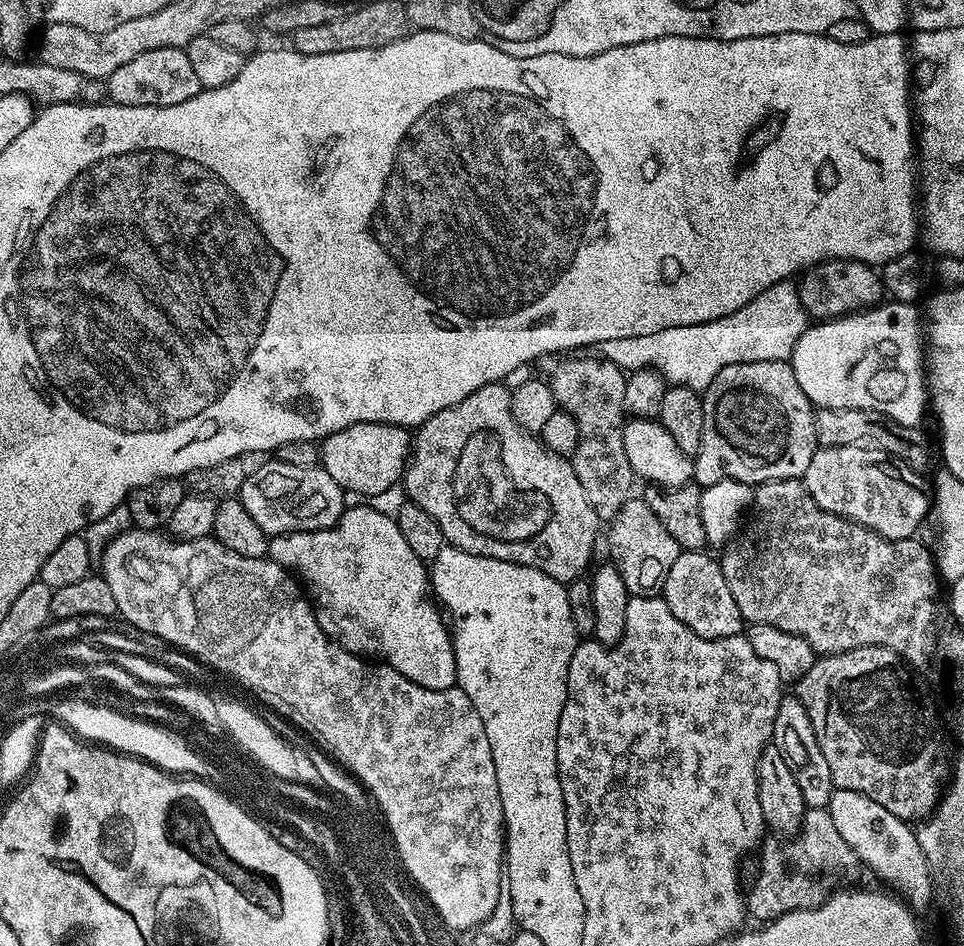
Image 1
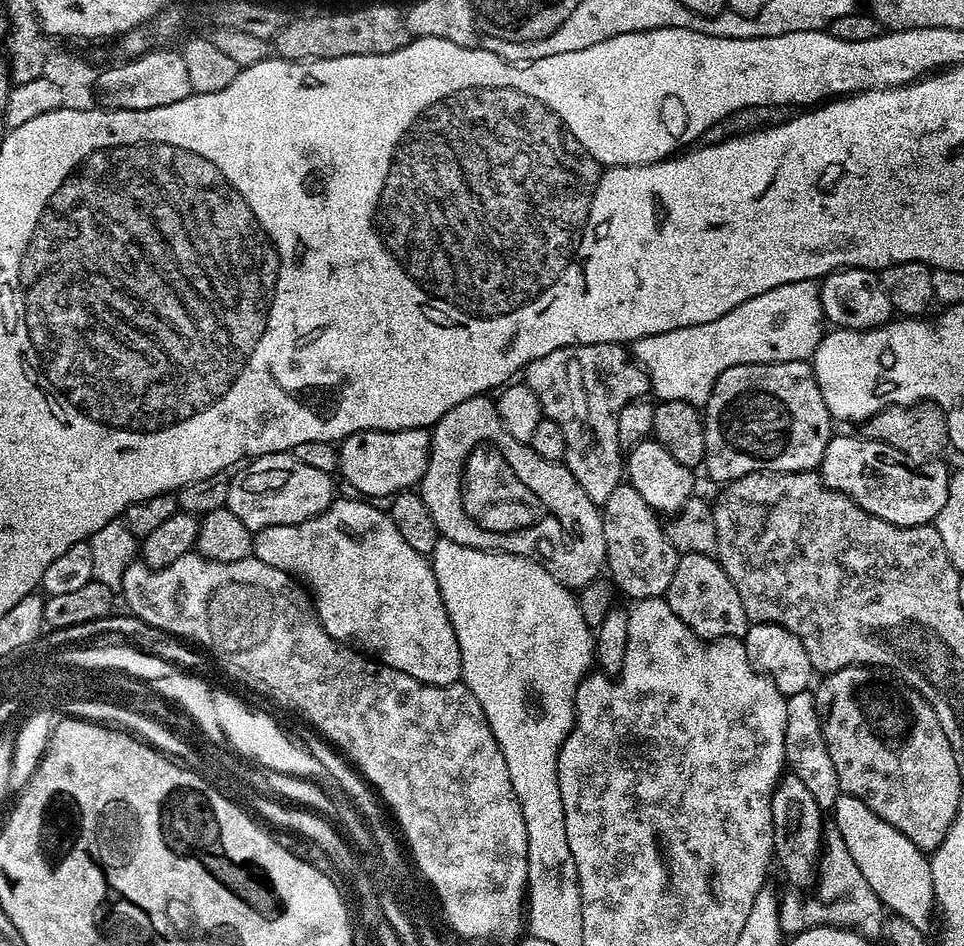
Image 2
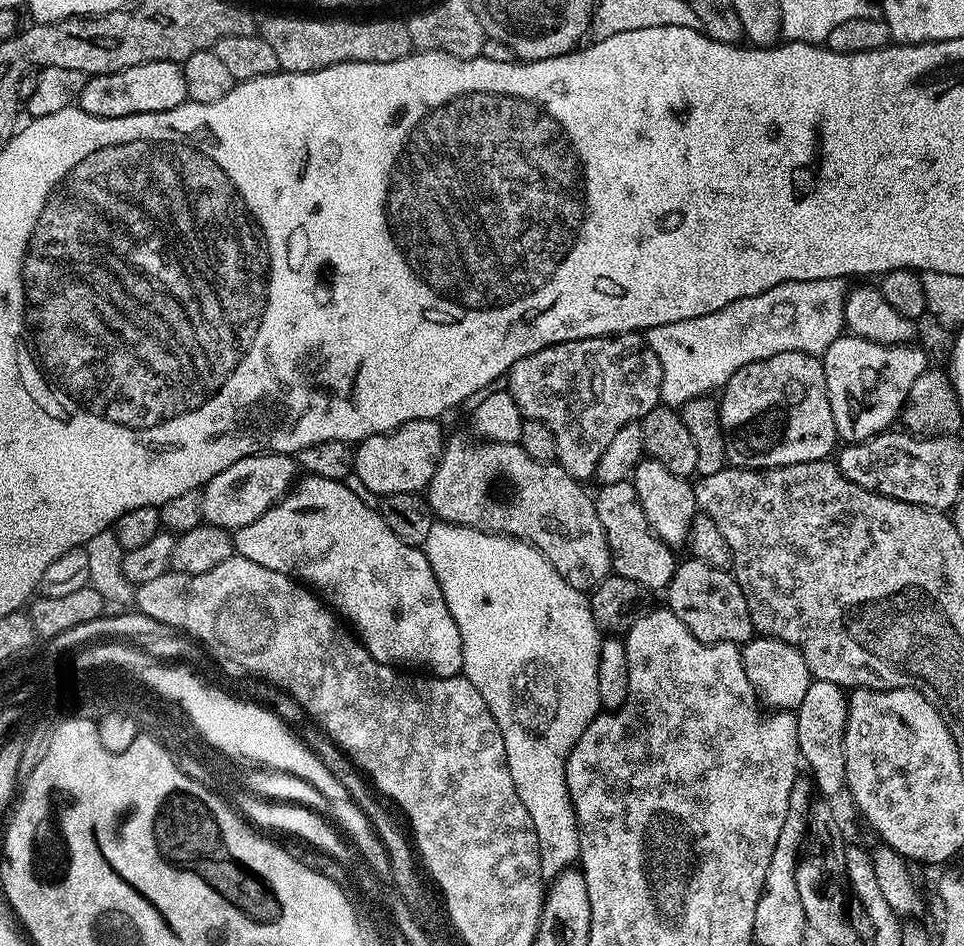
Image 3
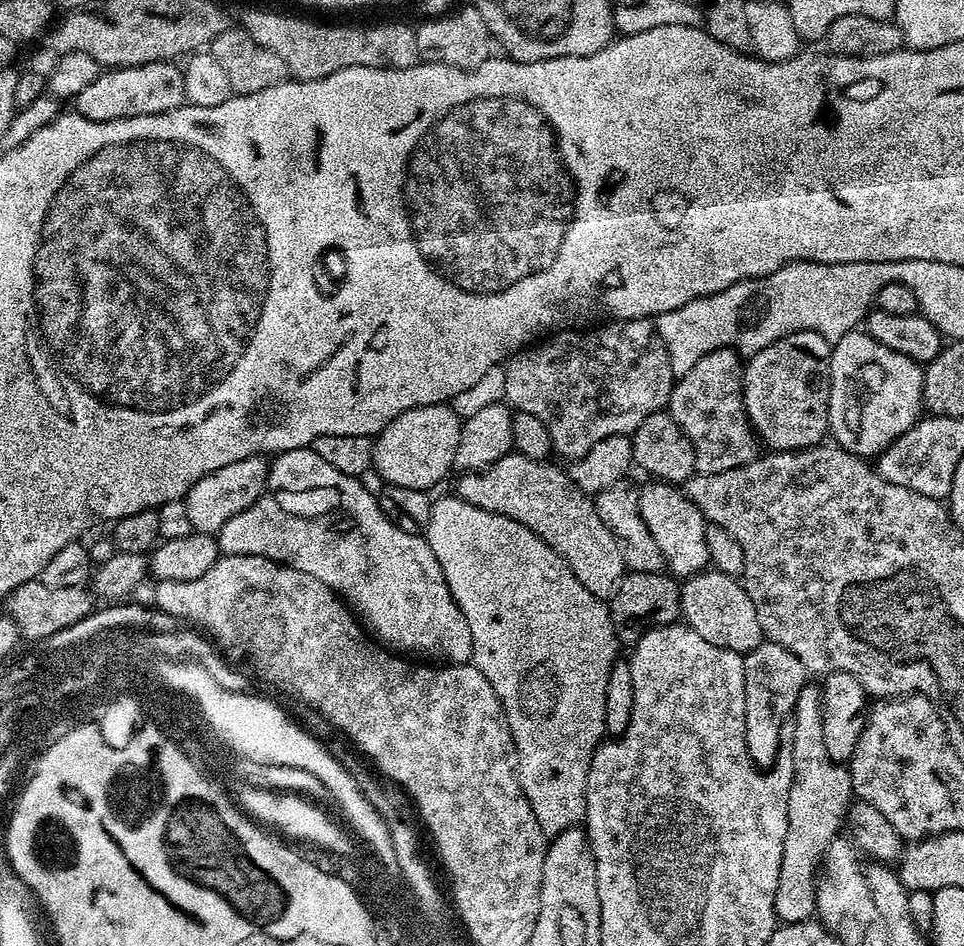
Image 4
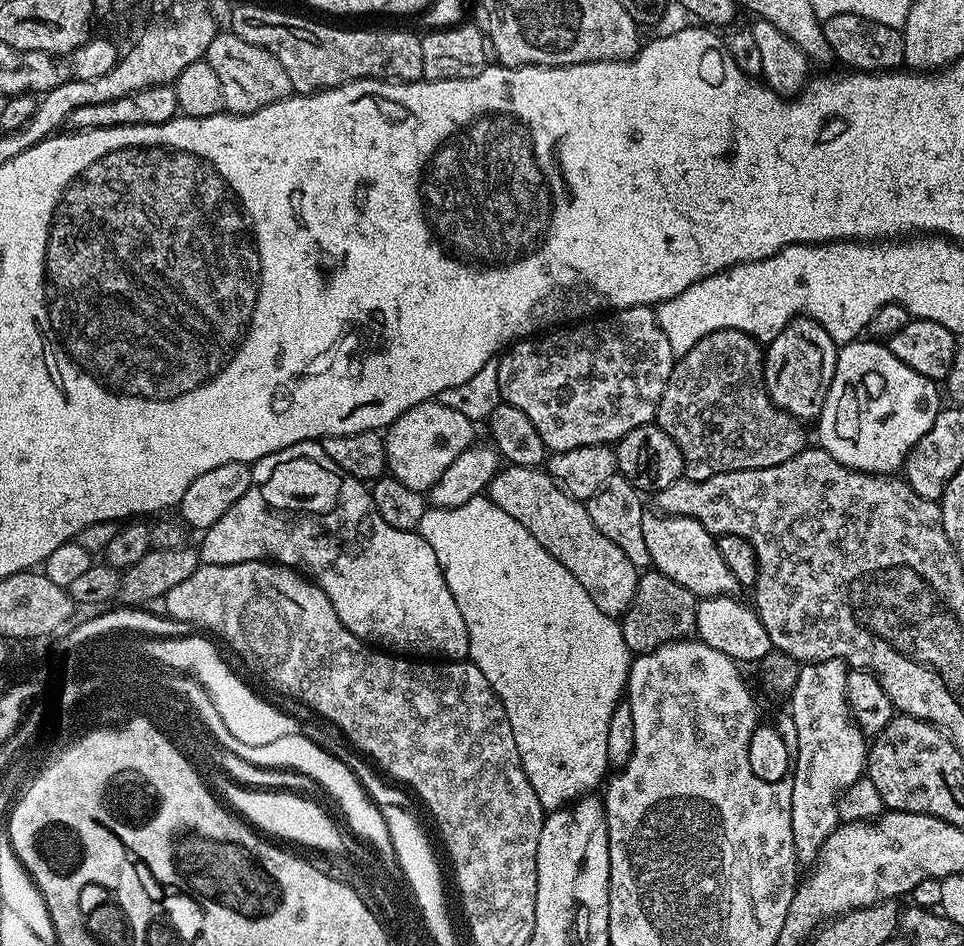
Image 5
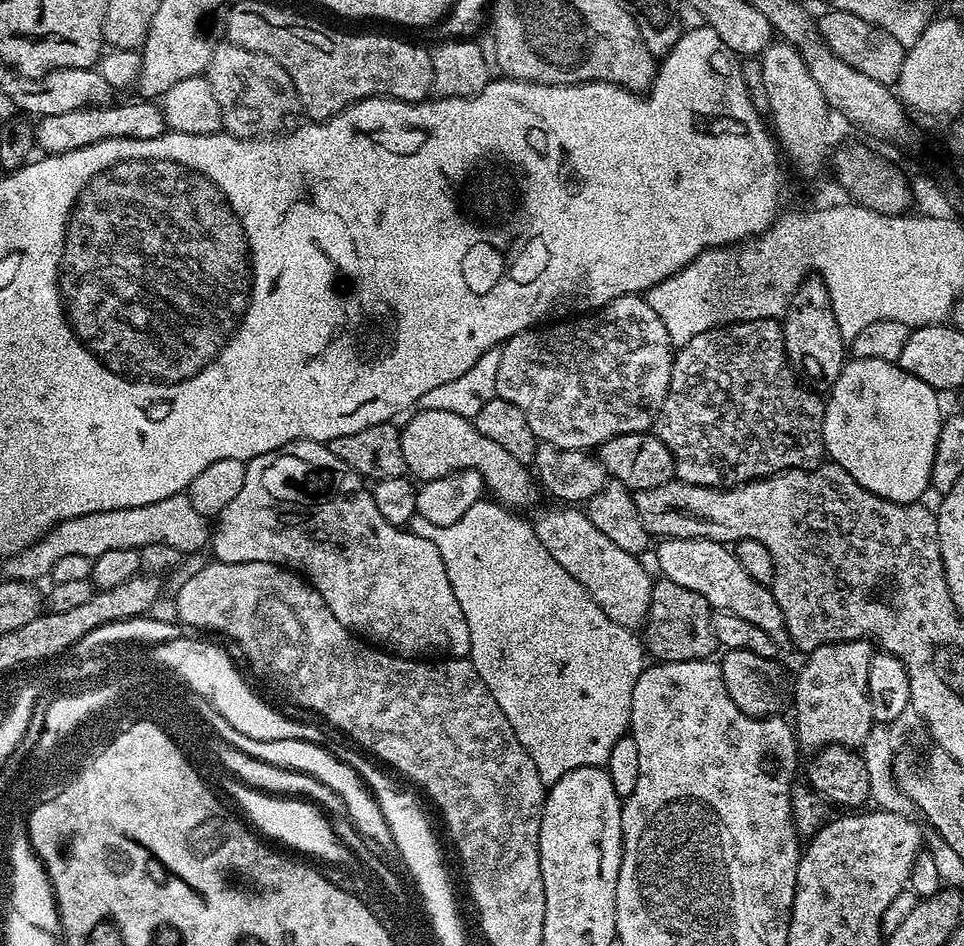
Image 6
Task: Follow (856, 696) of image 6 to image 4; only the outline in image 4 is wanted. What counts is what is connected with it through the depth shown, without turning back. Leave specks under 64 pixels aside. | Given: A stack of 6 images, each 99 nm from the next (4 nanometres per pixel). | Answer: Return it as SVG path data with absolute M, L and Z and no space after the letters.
M808 682L798 695L794 715L790 720L790 727L794 730L794 774L788 791L788 820L786 826L786 846L782 850L782 870L778 874L778 894L774 894L774 910L777 921L784 924L801 923L811 920L817 915L816 910L816 882L818 873L825 859L824 851L832 844L836 831L842 828L853 803L852 775L843 763L837 762L826 754L826 742L822 738L822 692L814 683Z

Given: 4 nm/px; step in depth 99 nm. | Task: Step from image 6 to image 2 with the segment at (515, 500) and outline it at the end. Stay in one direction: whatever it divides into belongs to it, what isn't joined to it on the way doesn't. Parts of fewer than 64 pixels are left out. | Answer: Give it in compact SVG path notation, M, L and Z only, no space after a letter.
M403 428L402 430L366 430L355 432L339 441L340 453L339 475L344 475L344 480L353 488L353 493L364 498L376 498L372 496L385 496L391 498L397 492L407 492L415 489L420 479L426 474L426 466L430 458L430 446L432 438L427 428Z

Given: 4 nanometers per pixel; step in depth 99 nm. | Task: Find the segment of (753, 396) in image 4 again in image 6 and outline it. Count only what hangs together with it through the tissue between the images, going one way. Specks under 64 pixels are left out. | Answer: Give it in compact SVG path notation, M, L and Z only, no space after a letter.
M818 274L805 276L802 283L797 286L796 292L788 301L788 310L782 317L782 327L789 365L813 389L831 389L832 383L836 381L846 363L846 342L838 330L826 282Z

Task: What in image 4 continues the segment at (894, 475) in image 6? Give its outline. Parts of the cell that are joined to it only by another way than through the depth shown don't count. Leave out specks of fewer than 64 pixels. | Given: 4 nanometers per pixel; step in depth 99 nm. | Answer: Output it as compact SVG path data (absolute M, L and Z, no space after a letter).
M867 331L847 332L832 344L830 358L830 402L828 403L828 430L831 439L850 454L861 458L876 458L885 448L890 447L906 430L915 426L922 416L922 386L924 368L910 358L894 350L886 350L882 342L874 342Z

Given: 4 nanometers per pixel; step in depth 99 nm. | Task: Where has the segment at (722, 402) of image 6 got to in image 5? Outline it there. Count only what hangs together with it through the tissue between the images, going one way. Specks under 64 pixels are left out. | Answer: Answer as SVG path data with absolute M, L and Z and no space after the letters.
M718 330L702 338L685 356L673 363L654 422L666 430L674 442L678 442L687 479L705 480L723 472L778 466L804 451L805 425L772 405L772 399L768 397L768 391L762 383L763 370L761 345L753 336L738 330Z

